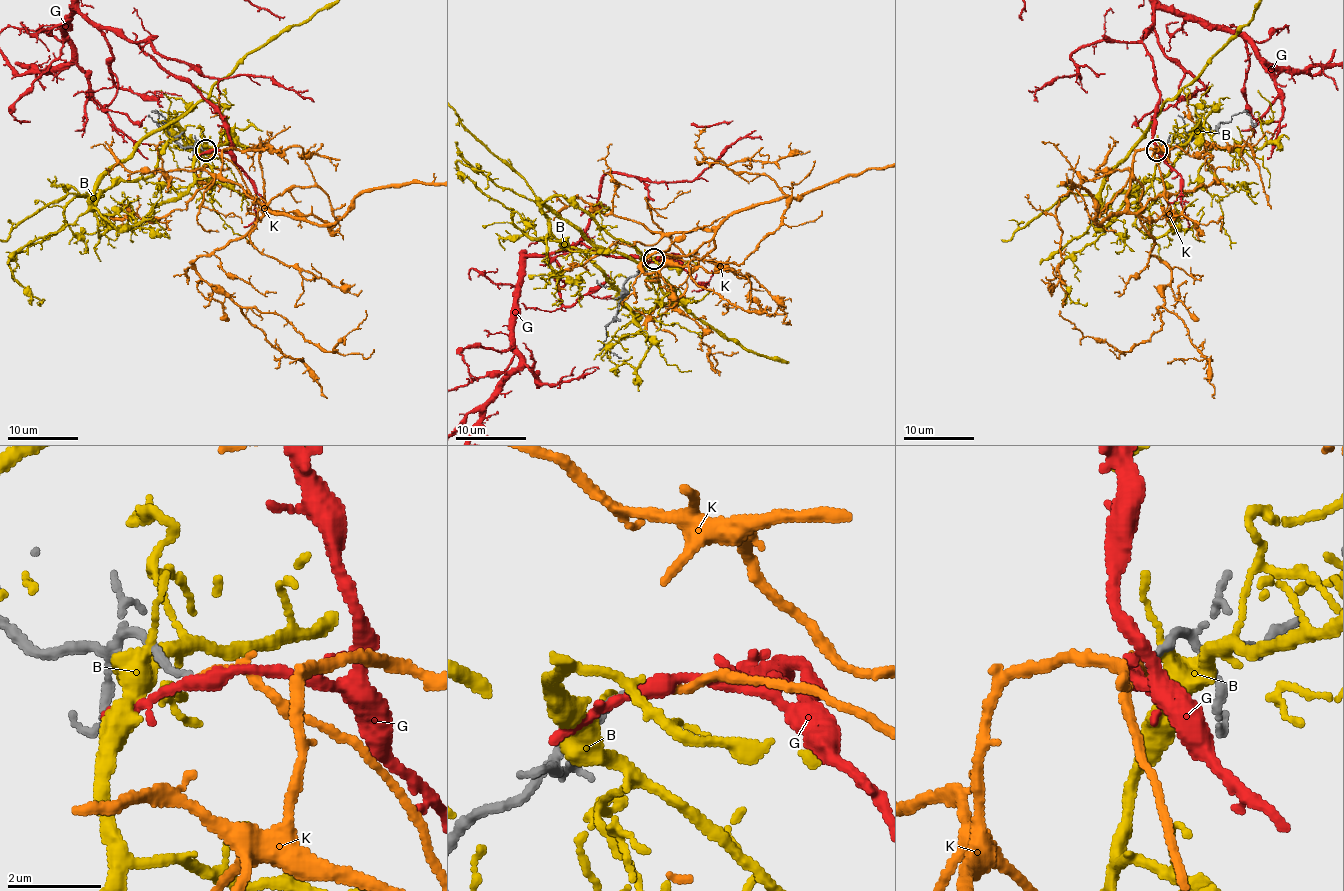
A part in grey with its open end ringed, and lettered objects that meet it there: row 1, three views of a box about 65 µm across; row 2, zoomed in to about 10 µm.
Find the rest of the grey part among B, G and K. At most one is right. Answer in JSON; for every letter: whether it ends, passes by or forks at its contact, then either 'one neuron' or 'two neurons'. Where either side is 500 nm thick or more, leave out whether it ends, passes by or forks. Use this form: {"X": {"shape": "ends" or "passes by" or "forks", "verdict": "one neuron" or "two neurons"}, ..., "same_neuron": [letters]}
{"B": {"shape": "forks", "verdict": "two neurons"}, "G": {"shape": "forks", "verdict": "two neurons"}, "K": {"shape": "passes by", "verdict": "one neuron"}, "same_neuron": ["K"]}

